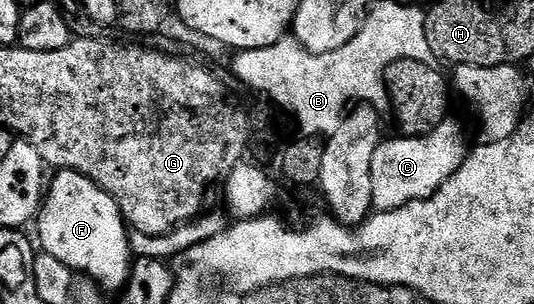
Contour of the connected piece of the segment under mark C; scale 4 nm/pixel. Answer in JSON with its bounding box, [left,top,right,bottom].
[372,117,469,211]

